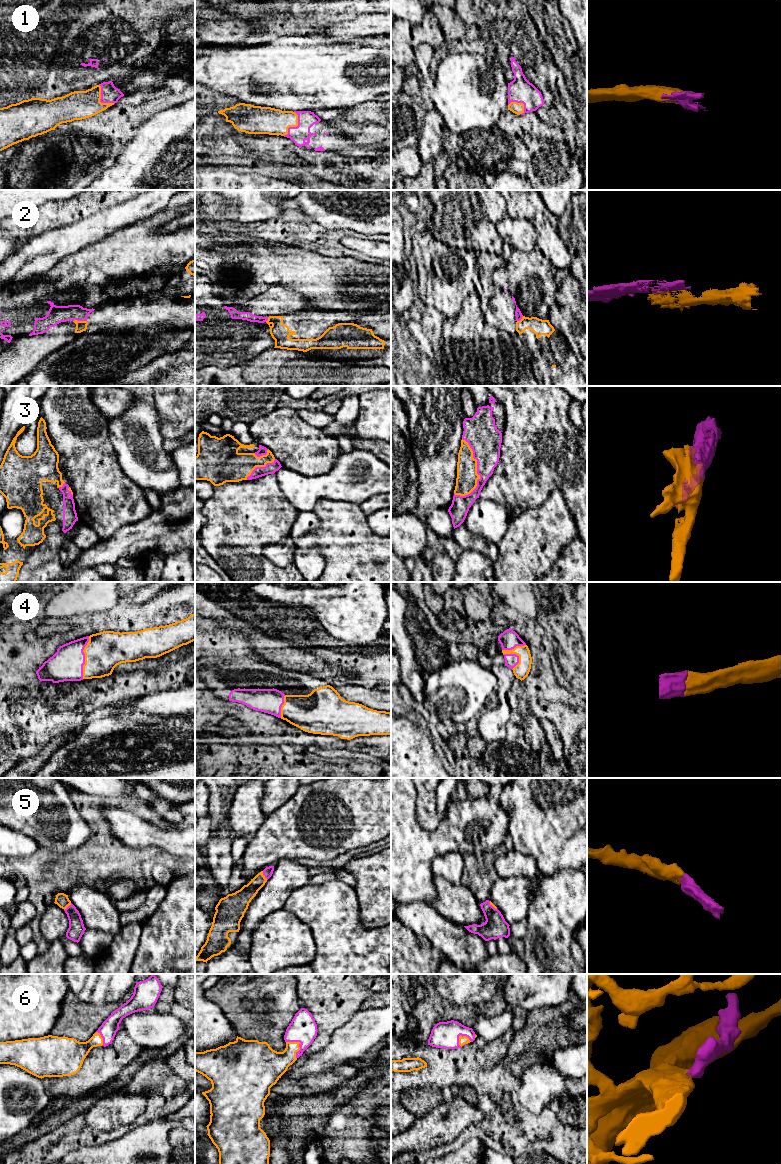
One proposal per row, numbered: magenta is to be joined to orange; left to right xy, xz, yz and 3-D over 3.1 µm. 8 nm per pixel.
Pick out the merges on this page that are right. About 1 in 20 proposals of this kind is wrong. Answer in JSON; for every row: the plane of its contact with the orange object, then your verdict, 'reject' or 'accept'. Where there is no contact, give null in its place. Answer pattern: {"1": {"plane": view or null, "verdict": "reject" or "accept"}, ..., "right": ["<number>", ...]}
{"1": {"plane": "xz", "verdict": "accept"}, "2": {"plane": "xy", "verdict": "reject"}, "3": {"plane": "yz", "verdict": "accept"}, "4": {"plane": "xy", "verdict": "accept"}, "5": {"plane": "xz", "verdict": "accept"}, "6": {"plane": "xz", "verdict": "accept"}, "right": ["1", "3", "4", "5", "6"]}

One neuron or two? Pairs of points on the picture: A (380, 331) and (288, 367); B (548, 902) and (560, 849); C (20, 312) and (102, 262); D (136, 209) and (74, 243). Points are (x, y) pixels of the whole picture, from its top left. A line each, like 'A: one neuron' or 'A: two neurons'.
A: two neurons
B: two neurons
C: one neuron
D: one neuron

